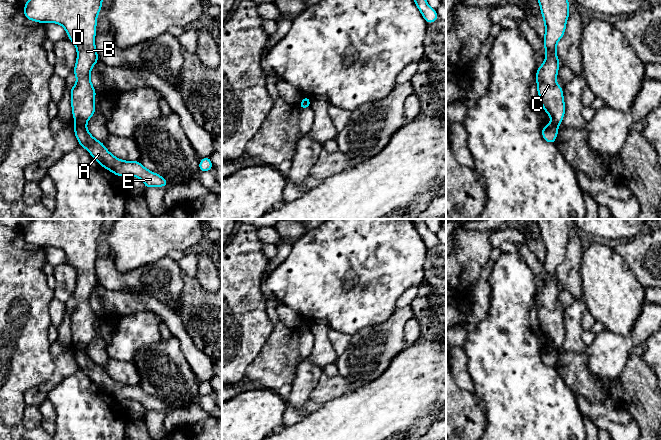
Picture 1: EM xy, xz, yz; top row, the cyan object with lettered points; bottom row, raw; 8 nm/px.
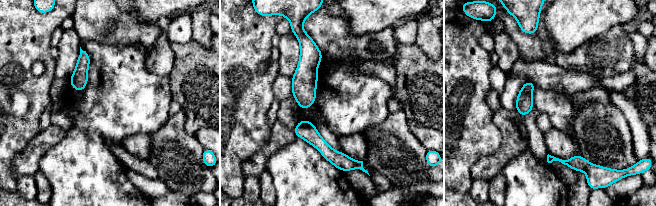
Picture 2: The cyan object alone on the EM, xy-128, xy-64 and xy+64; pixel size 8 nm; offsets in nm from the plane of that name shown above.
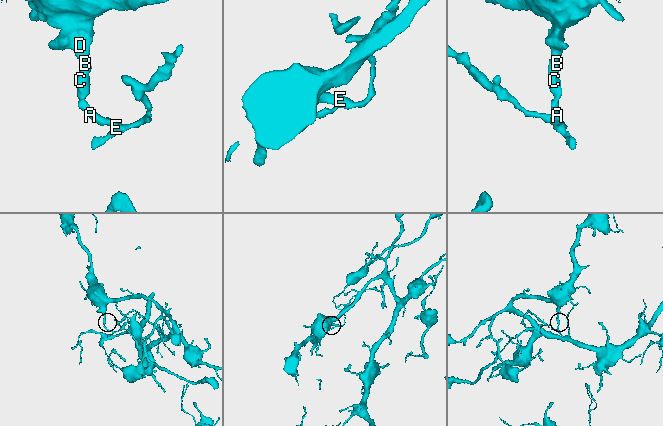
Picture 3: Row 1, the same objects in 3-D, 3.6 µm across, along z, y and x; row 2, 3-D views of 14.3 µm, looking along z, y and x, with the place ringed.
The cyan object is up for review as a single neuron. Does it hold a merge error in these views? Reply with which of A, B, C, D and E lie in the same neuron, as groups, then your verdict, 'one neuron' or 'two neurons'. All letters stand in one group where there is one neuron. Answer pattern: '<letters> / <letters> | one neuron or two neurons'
A E / B C D | two neurons

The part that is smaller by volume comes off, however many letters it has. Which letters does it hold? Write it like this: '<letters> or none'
A, E

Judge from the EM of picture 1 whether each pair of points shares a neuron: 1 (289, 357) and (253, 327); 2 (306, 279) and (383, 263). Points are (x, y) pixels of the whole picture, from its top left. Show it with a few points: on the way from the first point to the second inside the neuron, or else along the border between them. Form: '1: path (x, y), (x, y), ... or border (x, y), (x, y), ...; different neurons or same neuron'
1: border (275, 325), (268, 340), (254, 359); different neurons
2: path (325, 277), (364, 263); same neuron

